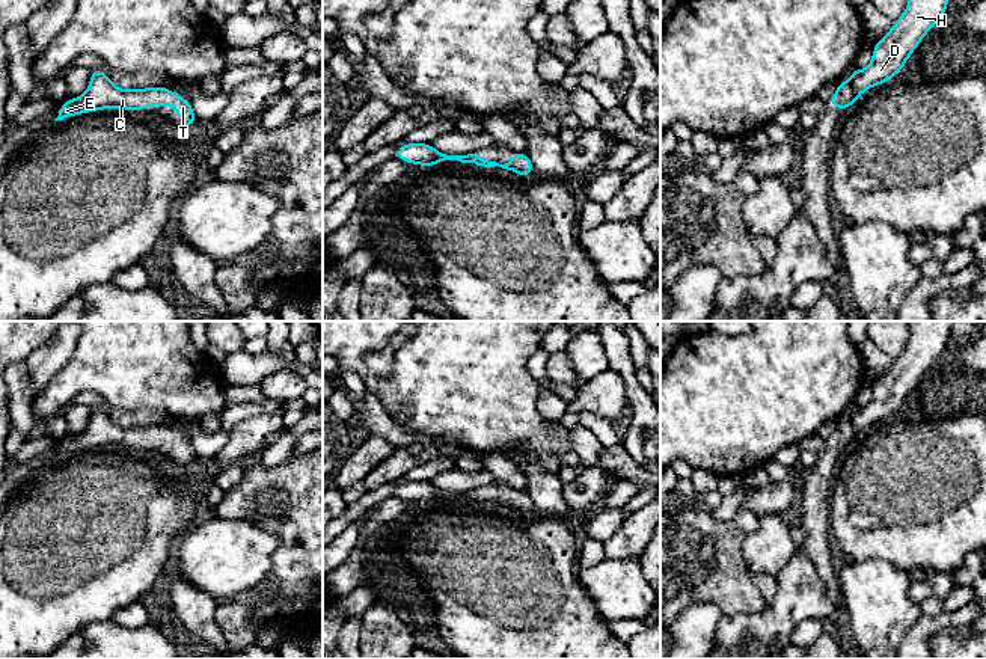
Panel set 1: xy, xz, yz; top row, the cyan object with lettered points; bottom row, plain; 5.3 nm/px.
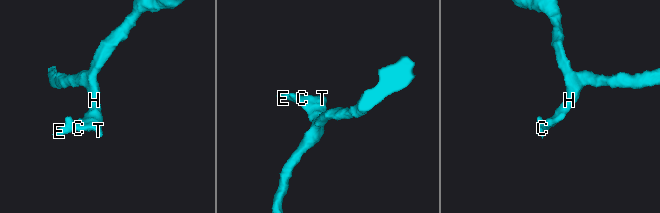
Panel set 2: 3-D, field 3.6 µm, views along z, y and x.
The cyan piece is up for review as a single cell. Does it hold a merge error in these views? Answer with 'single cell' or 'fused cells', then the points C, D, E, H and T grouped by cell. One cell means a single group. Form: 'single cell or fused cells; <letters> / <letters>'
single cell; C D E H T

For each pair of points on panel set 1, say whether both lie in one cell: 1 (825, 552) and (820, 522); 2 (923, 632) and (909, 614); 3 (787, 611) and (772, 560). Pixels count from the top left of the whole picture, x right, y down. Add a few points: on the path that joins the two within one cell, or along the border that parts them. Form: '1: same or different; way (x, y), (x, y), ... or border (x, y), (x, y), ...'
1: same; way (820, 545), (820, 530)
2: different; border (921, 617), (900, 643)
3: different; border (793, 543), (792, 558), (775, 578)

